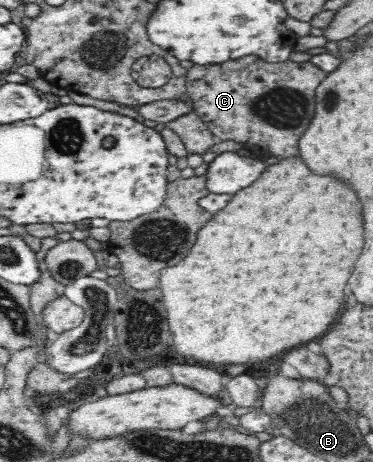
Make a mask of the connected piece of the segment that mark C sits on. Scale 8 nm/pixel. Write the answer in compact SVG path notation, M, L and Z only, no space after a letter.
M252 54L219 64L194 64L187 69L185 82L186 93L192 101L192 111L207 124L217 140L231 139L236 143L248 143L250 149L260 147L278 158L290 158L298 155L298 139L308 129L308 123L314 115L315 89L327 75L326 71L310 61L270 63Z

